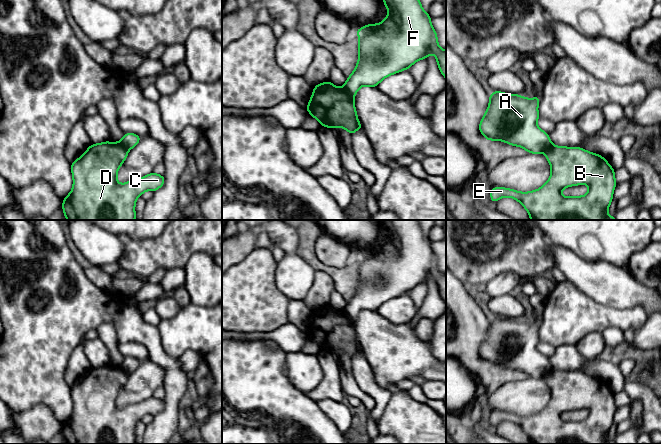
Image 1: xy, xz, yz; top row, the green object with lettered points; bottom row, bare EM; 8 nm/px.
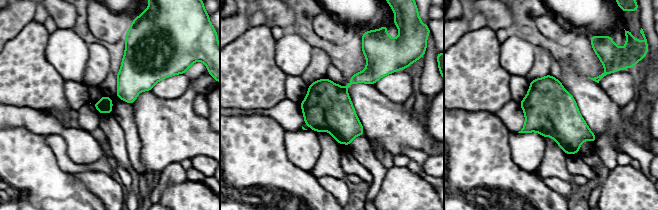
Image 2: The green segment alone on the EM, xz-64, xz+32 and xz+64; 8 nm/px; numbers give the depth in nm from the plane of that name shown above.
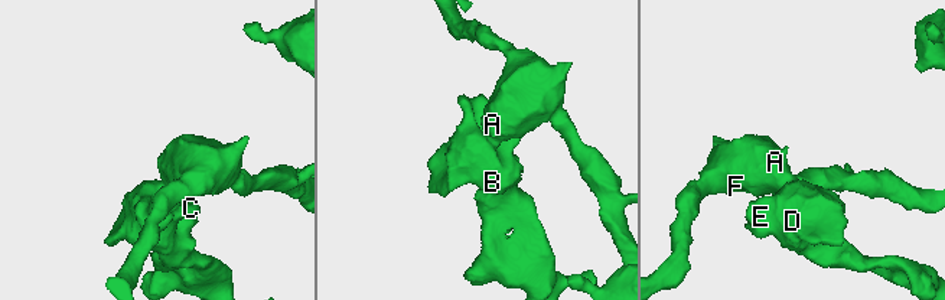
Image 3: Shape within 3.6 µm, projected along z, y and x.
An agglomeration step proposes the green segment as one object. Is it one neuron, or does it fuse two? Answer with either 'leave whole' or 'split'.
split

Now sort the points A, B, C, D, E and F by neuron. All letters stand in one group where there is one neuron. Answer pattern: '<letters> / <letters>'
A F / B C D E

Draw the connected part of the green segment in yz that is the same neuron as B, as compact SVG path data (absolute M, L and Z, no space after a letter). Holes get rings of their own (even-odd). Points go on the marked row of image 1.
M555 145L546 149L544 154L551 167L551 175L542 187L530 192L494 187L490 191L491 201L497 203L502 197L511 197L521 203L531 220L617 220L615 216L607 214L617 182L615 170L604 157L581 147ZM582 184L589 186L586 195L573 197L561 195L564 188Z

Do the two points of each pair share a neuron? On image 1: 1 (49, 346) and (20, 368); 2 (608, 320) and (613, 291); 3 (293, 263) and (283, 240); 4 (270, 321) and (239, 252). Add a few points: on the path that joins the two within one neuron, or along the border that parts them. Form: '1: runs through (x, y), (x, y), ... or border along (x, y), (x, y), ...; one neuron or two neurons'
1: runs through (42, 347), (27, 362); one neuron
2: border along (589, 297), (599, 303), (617, 308), (633, 307); two neurons
3: border along (294, 252), (286, 254); two neurons
4: border along (254, 248), (232, 266); two neurons

